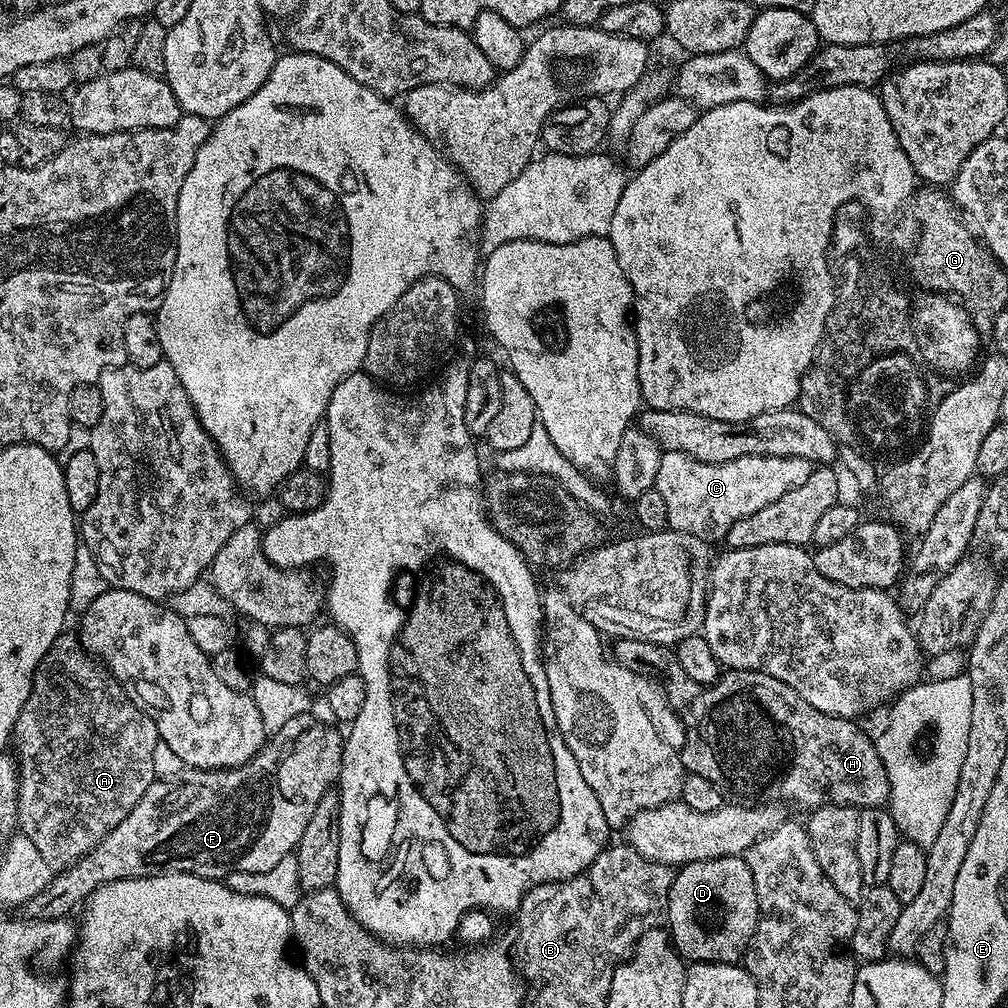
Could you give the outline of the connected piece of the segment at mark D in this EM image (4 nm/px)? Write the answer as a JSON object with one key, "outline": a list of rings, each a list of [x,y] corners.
{"outline":[[[743,856],[690,862],[673,875],[666,928],[685,961],[740,964],[752,944],[759,921],[758,890],[754,890],[754,874],[750,874],[750,866]]]}

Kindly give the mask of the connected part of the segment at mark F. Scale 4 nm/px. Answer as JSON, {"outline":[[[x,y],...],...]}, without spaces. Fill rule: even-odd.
{"outline":[[[305,714],[290,718],[290,722],[286,722],[286,726],[282,726],[277,732],[271,733],[270,739],[260,749],[260,753],[247,760],[244,764],[238,765],[237,768],[185,770],[175,780],[157,780],[155,784],[150,785],[146,790],[146,794],[142,794],[138,806],[134,806],[134,810],[130,810],[130,814],[126,814],[126,818],[122,818],[122,822],[118,822],[118,826],[114,826],[114,830],[110,830],[110,834],[106,834],[106,838],[102,838],[102,842],[98,842],[98,846],[94,846],[94,850],[86,853],[77,864],[72,864],[65,868],[64,871],[53,875],[48,884],[48,889],[36,896],[26,906],[27,915],[37,920],[58,920],[67,917],[70,914],[68,912],[76,907],[76,909],[79,909],[87,901],[95,888],[101,888],[102,885],[115,880],[133,880],[139,876],[169,876],[172,872],[185,872],[186,874],[201,876],[207,880],[223,881],[226,876],[236,871],[262,874],[264,871],[272,870],[286,855],[295,853],[298,842],[302,838],[306,826],[310,823],[310,817],[314,815],[314,809],[318,807],[318,802],[322,802],[322,794],[329,792],[333,785],[339,781],[343,752],[344,745],[341,733],[339,736],[330,725],[315,720],[312,714]]]}

